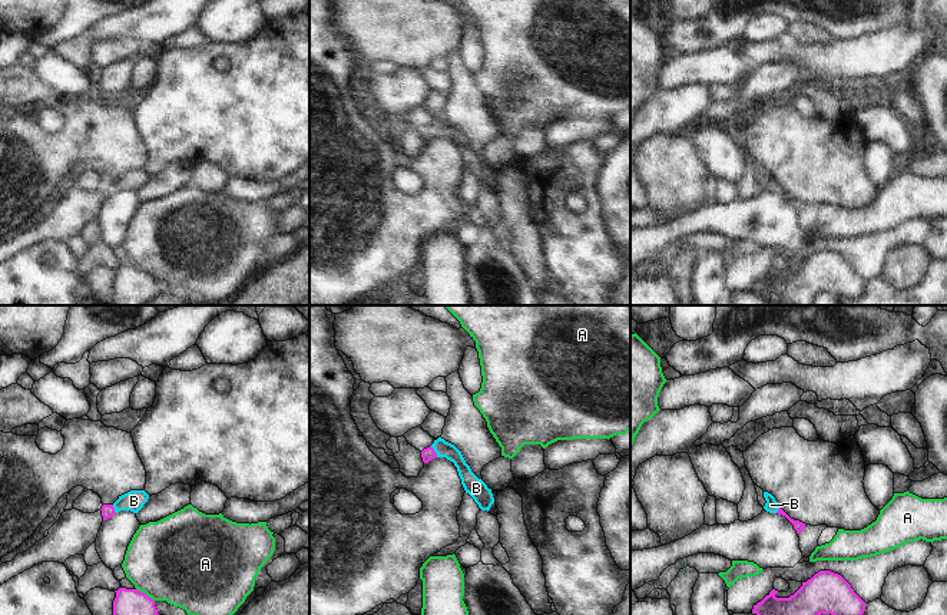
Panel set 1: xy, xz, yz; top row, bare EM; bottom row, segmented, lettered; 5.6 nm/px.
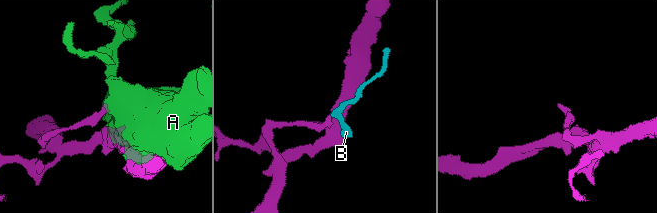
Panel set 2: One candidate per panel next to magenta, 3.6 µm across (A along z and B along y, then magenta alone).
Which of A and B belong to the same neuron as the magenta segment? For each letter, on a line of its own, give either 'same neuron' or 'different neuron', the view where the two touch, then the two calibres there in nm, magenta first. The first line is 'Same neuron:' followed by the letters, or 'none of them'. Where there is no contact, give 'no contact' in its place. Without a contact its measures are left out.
Same neuron: B
A: different neuron; meets magenta in xy; 220 nm thick on the magenta side, 480 nm on the other
B: same neuron; meets magenta in xz; 70 nm thick on the magenta side, 90 nm on the other

